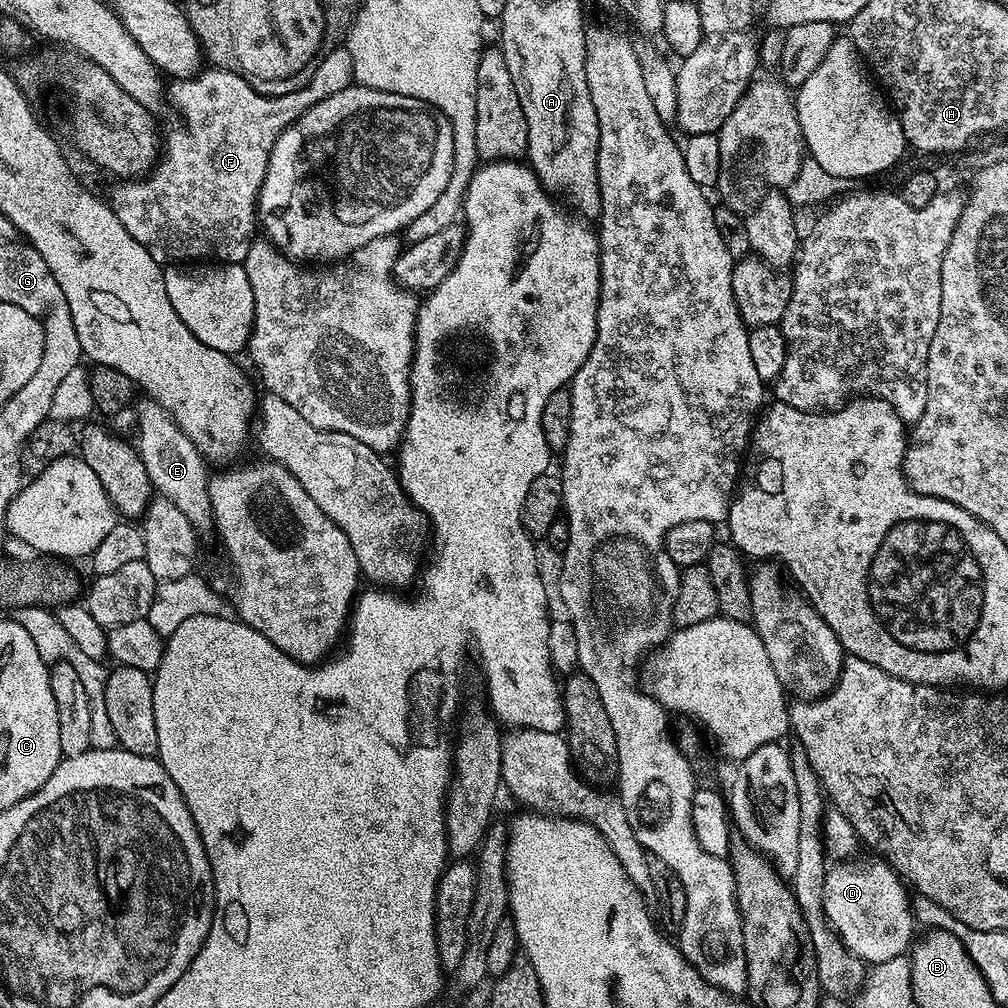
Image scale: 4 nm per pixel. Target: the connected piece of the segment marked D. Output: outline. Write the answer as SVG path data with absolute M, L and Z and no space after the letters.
M879 863L873 868L833 867L824 880L824 917L840 943L868 966L904 956L914 940L909 889L892 867Z

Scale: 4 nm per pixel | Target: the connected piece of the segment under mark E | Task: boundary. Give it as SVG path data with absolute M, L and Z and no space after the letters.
M144 398L138 404L135 405L136 424L140 427L138 451L153 489L172 500L197 530L204 530L212 524L212 507L208 498L210 471L204 455L196 449L194 442L190 442L190 438L186 438L186 434L182 434L172 415L158 401Z

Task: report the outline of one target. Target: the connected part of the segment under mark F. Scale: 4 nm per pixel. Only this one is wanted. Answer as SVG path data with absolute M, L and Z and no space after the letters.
M344 46L333 52L325 51L307 84L281 96L264 96L261 92L255 92L252 85L247 84L243 76L235 71L208 71L212 72L204 70L191 78L181 79L172 88L172 100L184 115L188 133L174 137L169 144L167 141L162 155L146 178L132 178L121 183L124 185L117 190L116 197L110 200L122 226L126 226L128 233L161 262L243 264L254 240L252 231L258 228L256 197L260 195L260 187L266 178L268 155L272 152L274 142L310 106L353 83L352 59Z

